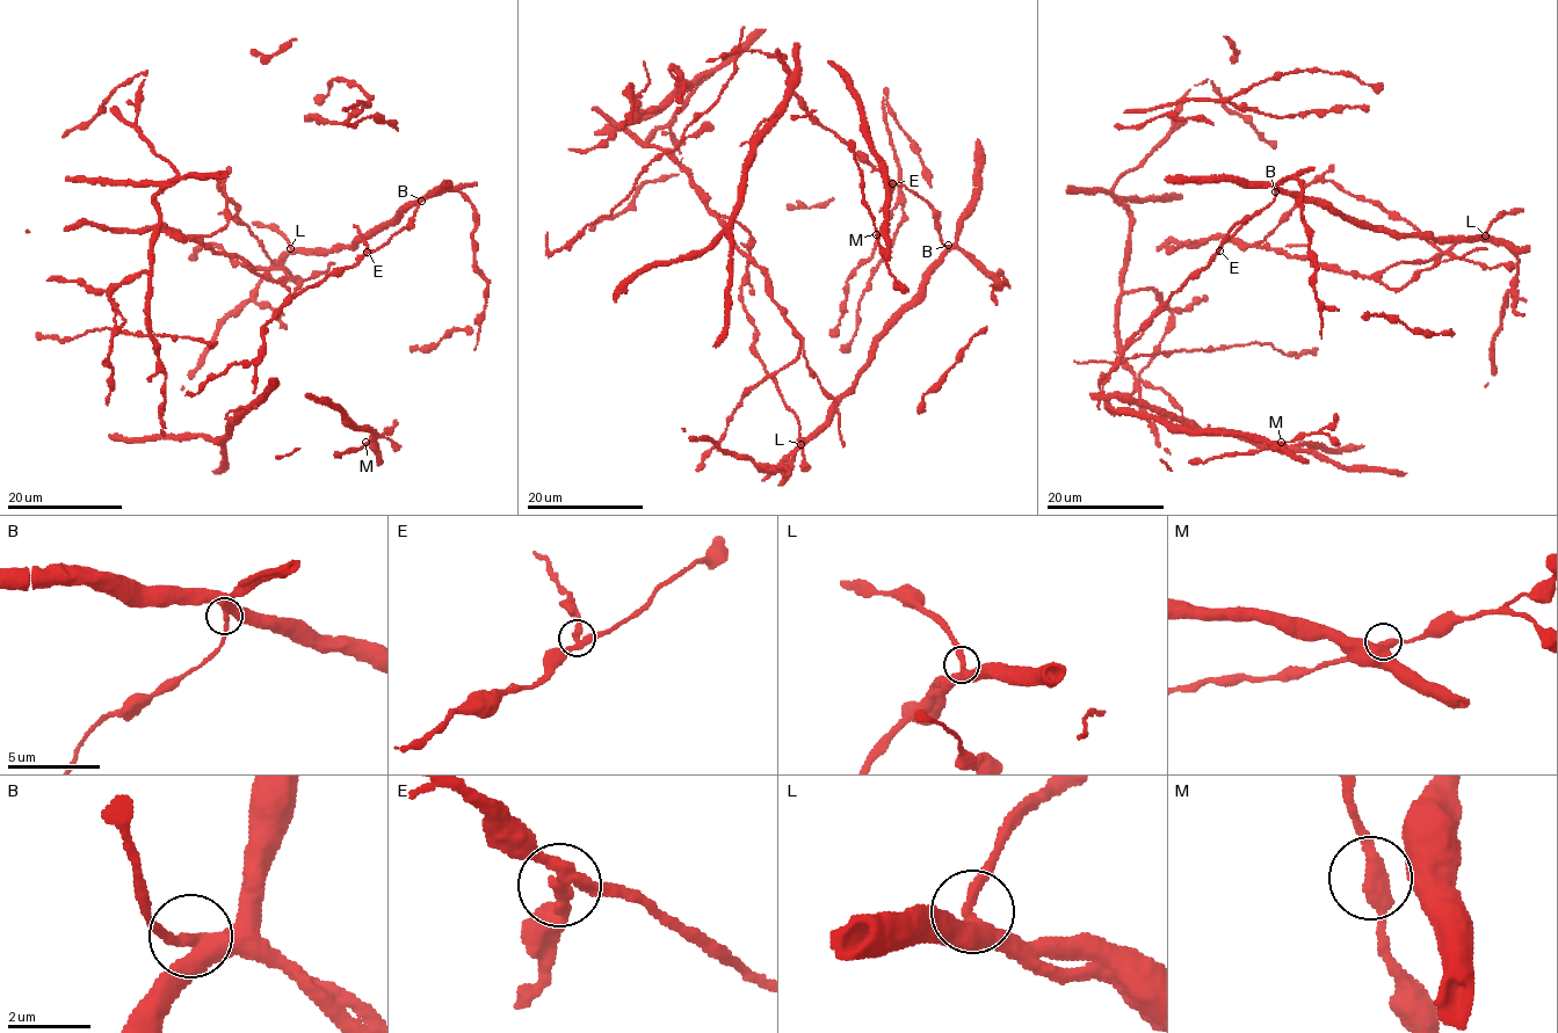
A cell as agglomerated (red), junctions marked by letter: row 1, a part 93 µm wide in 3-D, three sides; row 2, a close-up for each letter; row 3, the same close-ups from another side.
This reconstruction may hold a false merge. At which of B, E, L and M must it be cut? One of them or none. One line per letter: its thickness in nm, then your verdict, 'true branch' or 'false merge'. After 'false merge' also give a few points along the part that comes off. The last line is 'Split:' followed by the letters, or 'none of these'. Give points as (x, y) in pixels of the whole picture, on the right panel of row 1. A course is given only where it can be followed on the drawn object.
B: 320 nm thick; true branch
E: 300 nm thick; false merge; foreign part runs (1219, 251), (1246, 222)
L: 300 nm thick; true branch
M: 300 nm thick; true branch
Split: E

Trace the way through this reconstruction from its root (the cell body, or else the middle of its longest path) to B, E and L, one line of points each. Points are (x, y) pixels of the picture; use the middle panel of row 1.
B: (920, 289), (922, 274), (948, 245)
E: (920, 289), (922, 274), (947, 248), (941, 241), (937, 213), (904, 186), (892, 184)
L: (920, 289), (913, 304), (877, 342), (875, 358), (859, 379), (830, 408), (827, 419), (801, 444)

